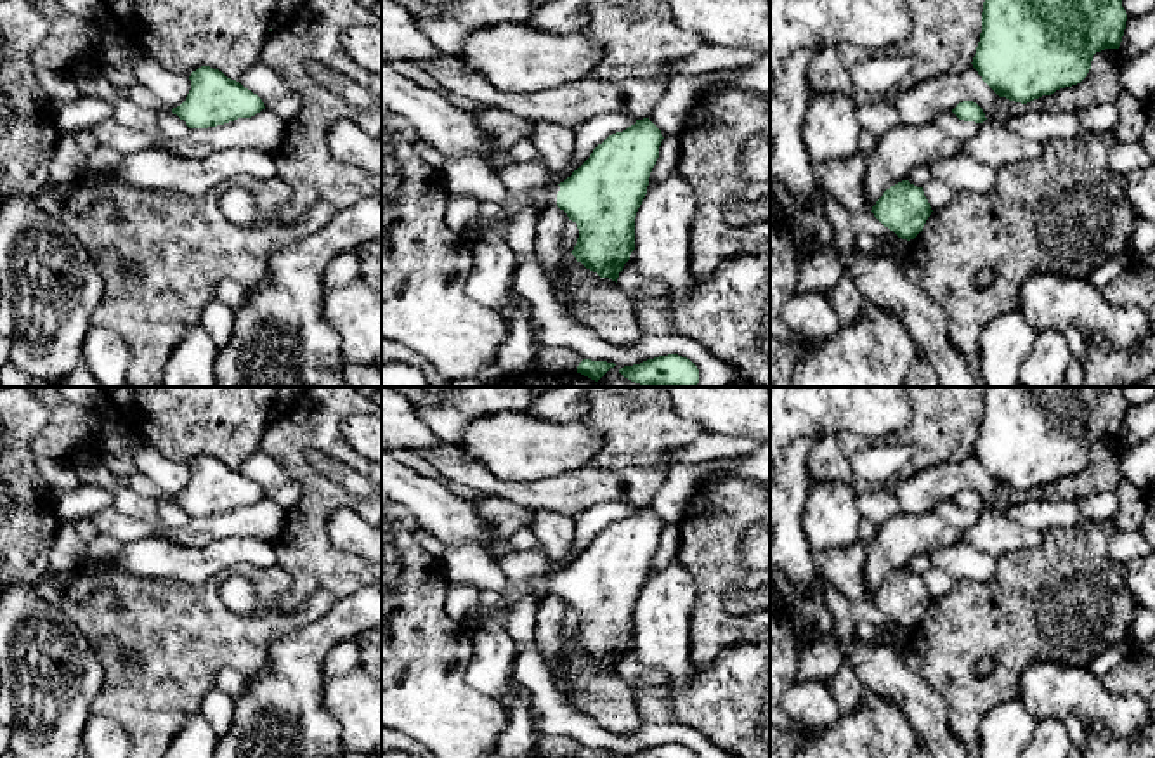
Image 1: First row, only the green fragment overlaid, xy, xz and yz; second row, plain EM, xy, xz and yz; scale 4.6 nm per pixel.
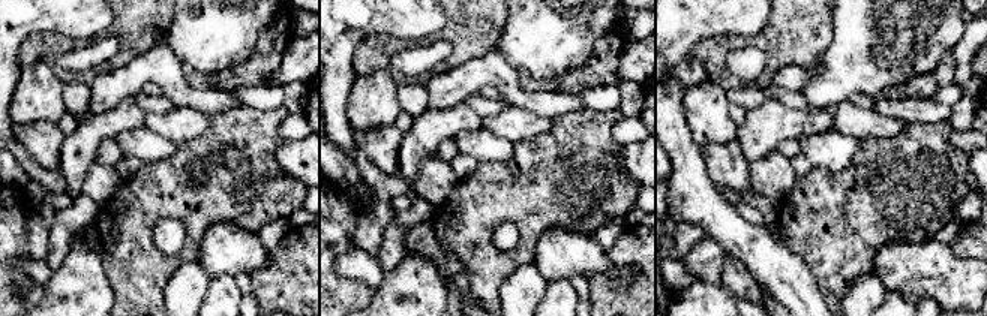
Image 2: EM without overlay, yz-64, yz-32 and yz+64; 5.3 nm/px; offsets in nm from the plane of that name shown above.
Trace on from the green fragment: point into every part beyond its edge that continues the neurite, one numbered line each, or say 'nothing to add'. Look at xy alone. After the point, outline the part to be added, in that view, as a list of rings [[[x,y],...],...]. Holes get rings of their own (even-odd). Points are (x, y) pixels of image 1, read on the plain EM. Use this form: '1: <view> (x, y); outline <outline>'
nothing to add

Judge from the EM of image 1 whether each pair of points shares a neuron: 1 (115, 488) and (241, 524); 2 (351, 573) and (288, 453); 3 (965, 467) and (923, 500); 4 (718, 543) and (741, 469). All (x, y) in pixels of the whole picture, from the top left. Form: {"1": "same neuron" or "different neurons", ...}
{"1": "same neuron", "2": "same neuron", "3": "same neuron", "4": "different neurons"}

